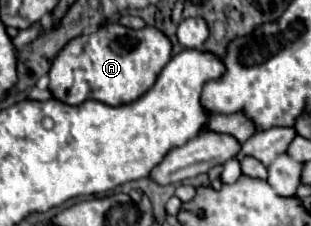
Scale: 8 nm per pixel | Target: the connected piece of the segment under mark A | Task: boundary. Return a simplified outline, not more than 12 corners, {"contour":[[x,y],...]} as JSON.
{"contour":[[108,23],[66,43],[50,93],[66,105],[142,97],[172,57],[156,27]]}

